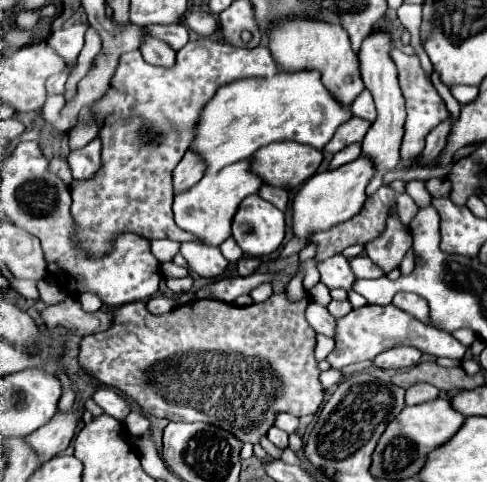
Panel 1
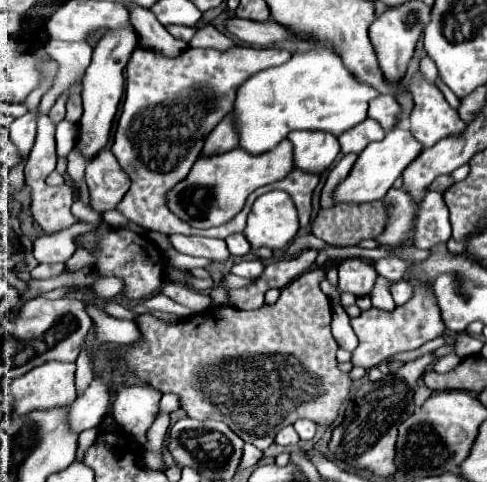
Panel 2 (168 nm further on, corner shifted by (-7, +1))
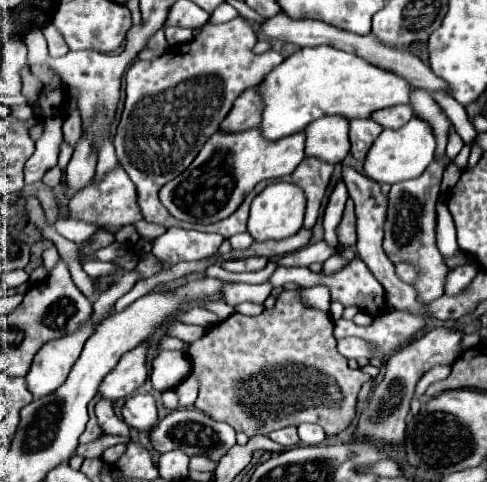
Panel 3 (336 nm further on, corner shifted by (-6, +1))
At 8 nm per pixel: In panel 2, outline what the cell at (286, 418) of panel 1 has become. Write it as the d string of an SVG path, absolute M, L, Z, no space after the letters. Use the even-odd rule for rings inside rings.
M297 420L293 426L295 426L297 434L301 436L301 440L311 440L317 432L317 424L311 420Z

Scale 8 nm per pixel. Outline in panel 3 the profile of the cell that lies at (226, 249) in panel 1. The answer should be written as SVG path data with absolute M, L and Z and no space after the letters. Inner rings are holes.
M242 232L242 234L236 234L230 238L230 244L234 250L246 250L248 246L252 246L252 236L248 232Z

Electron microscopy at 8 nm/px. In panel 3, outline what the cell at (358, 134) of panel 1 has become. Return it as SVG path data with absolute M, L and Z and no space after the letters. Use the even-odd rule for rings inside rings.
M372 118L366 120L350 120L350 144L352 144L352 156L356 160L364 160L370 144L378 138L382 132L382 126L374 122Z

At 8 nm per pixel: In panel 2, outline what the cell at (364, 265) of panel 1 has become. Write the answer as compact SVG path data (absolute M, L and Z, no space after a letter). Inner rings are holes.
M383 258L383 260L375 260L373 262L375 270L379 276L391 280L391 282L399 282L403 280L405 272L407 272L407 262L401 258Z

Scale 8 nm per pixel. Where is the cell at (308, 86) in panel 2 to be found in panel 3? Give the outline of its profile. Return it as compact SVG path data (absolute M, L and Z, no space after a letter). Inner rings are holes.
M330 46L300 48L272 68L258 84L258 94L264 104L260 134L264 140L274 142L304 130L310 122L324 116L342 116L346 120L368 118L374 110L408 104L408 92L410 84L404 78L376 68L354 54Z

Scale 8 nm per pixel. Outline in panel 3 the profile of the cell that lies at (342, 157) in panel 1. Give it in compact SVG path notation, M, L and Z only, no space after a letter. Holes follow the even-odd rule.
M340 178L338 184L334 186L330 198L328 198L328 204L326 204L326 210L324 210L324 242L332 248L338 246L338 240L336 240L336 226L342 218L342 210L344 210L344 204L348 200L348 190L346 190L346 184L344 180Z

